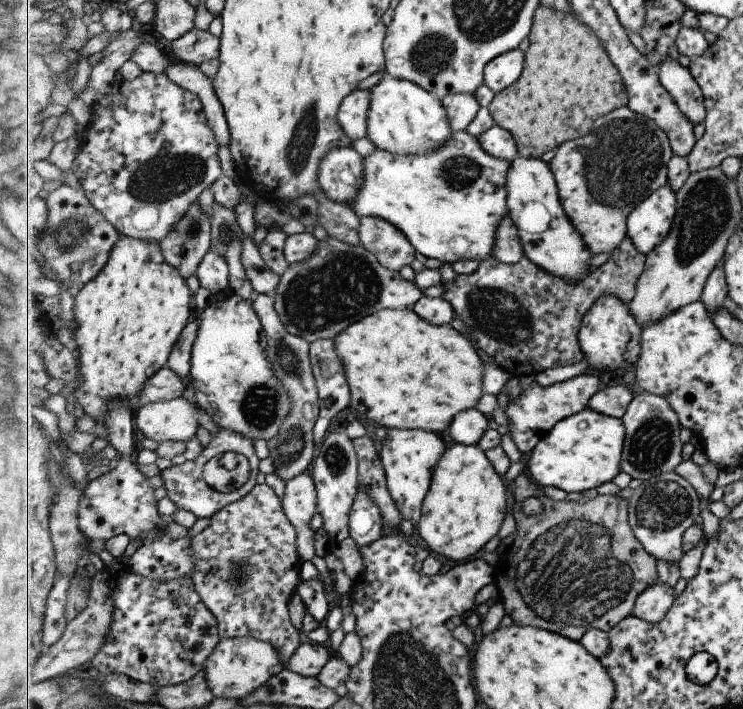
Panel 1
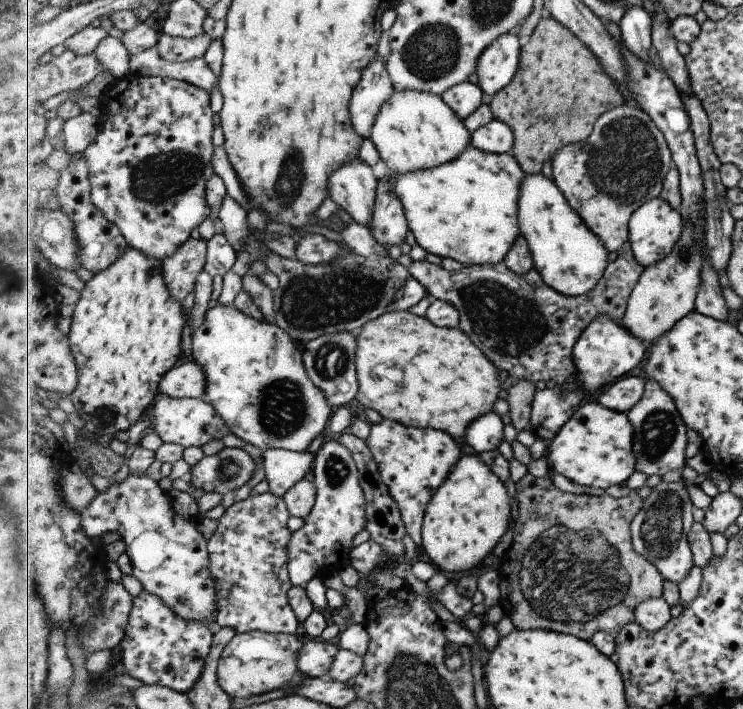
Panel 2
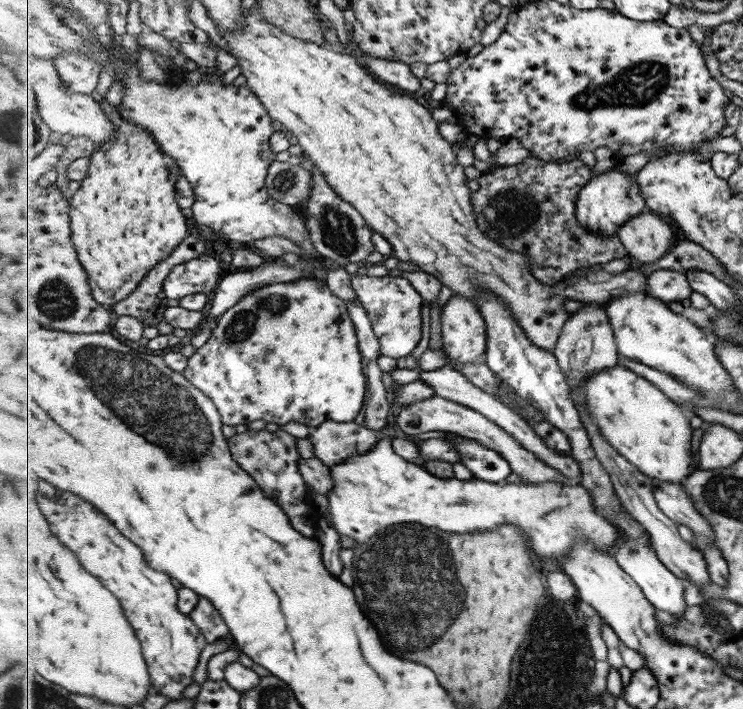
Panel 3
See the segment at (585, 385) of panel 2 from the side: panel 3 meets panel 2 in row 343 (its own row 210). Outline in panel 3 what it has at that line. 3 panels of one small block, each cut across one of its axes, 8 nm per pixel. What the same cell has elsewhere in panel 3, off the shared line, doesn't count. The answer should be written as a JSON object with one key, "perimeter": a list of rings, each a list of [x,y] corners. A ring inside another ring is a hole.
{"perimeter":[[[614,169],[601,173],[581,189],[577,202],[577,217],[581,225],[585,225],[589,231],[599,235],[615,235],[621,230],[623,224],[646,212],[648,206],[638,180],[629,178],[627,173]]]}

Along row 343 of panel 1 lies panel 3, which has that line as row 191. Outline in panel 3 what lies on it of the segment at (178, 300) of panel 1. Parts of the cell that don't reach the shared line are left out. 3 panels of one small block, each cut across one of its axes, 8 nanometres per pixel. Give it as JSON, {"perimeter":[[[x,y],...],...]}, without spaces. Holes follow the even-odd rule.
{"perimeter":[[[120,118],[115,121],[115,131],[113,131],[113,139],[105,141],[99,149],[95,149],[91,156],[91,166],[89,167],[89,173],[87,177],[82,180],[82,184],[71,196],[71,210],[70,216],[72,217],[72,237],[77,247],[77,254],[80,258],[81,264],[84,265],[86,272],[90,277],[90,283],[92,284],[92,294],[100,304],[105,306],[113,306],[126,300],[129,296],[133,295],[133,292],[140,287],[141,282],[145,279],[145,276],[152,271],[153,268],[163,260],[169,257],[169,254],[177,248],[183,239],[187,238],[187,234],[191,234],[193,226],[187,226],[186,214],[181,212],[180,204],[177,200],[177,187],[176,184],[179,182],[179,178],[183,177],[183,170],[179,167],[177,159],[173,156],[167,155],[161,145],[157,143],[153,133],[149,129],[145,129],[143,125],[137,125],[129,119]]]}

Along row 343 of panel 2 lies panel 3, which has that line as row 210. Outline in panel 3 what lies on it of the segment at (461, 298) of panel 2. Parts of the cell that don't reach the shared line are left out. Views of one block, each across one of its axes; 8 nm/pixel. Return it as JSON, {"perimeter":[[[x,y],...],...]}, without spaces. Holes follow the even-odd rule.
{"perimeter":[[[532,156],[515,166],[494,166],[492,170],[483,172],[483,175],[478,178],[479,188],[471,195],[477,224],[479,224],[481,232],[485,232],[485,236],[489,236],[491,240],[499,242],[501,246],[505,246],[513,252],[525,254],[529,260],[532,274],[543,284],[555,285],[566,279],[575,270],[591,269],[592,266],[609,264],[617,259],[627,260],[627,247],[621,241],[618,233],[611,236],[593,233],[585,225],[581,225],[579,217],[577,217],[577,202],[581,189],[591,179],[593,179],[593,167],[589,167],[578,156],[560,162],[547,162],[547,160]]]}

